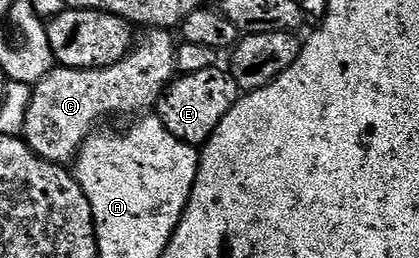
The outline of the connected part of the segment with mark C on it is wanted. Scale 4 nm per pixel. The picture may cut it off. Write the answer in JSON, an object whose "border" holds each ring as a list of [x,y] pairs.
{"border":[[[154,28],[143,33],[145,36],[135,41],[132,46],[131,52],[128,53],[127,56],[123,56],[119,62],[119,64],[111,64],[110,66],[106,66],[105,68],[62,68],[59,66],[53,67],[52,71],[46,74],[46,78],[42,78],[39,82],[33,87],[32,90],[32,101],[30,102],[30,106],[28,107],[28,113],[26,114],[26,122],[24,123],[24,130],[22,133],[23,139],[30,145],[32,149],[34,149],[43,160],[48,160],[52,164],[59,164],[61,166],[67,165],[69,162],[75,161],[80,147],[83,146],[85,140],[88,139],[89,136],[93,135],[96,123],[99,122],[100,116],[104,116],[107,112],[124,112],[127,108],[144,108],[140,110],[148,110],[148,108],[157,103],[160,97],[163,96],[165,88],[168,87],[169,84],[172,83],[174,79],[174,73],[177,71],[176,69],[176,49],[178,47],[177,41],[172,41],[173,33],[171,31],[162,29],[162,28]]]}

